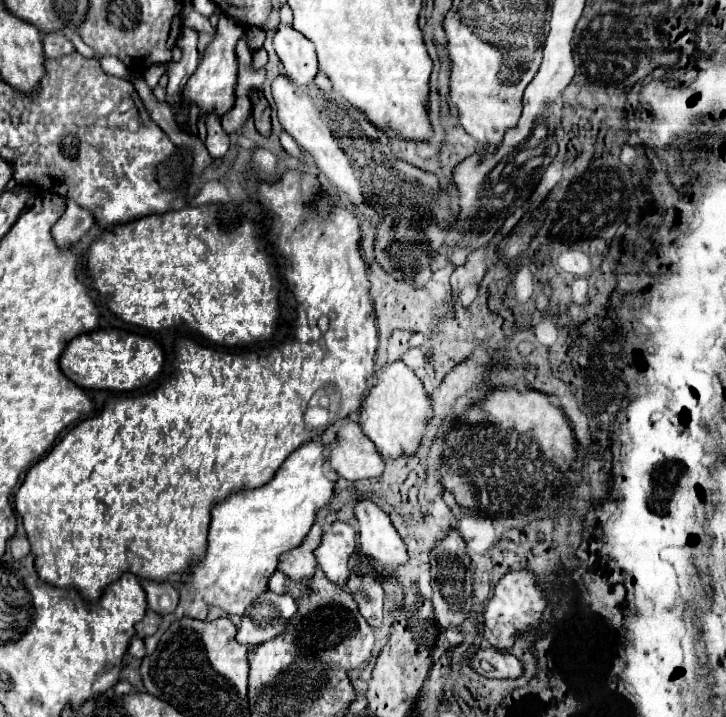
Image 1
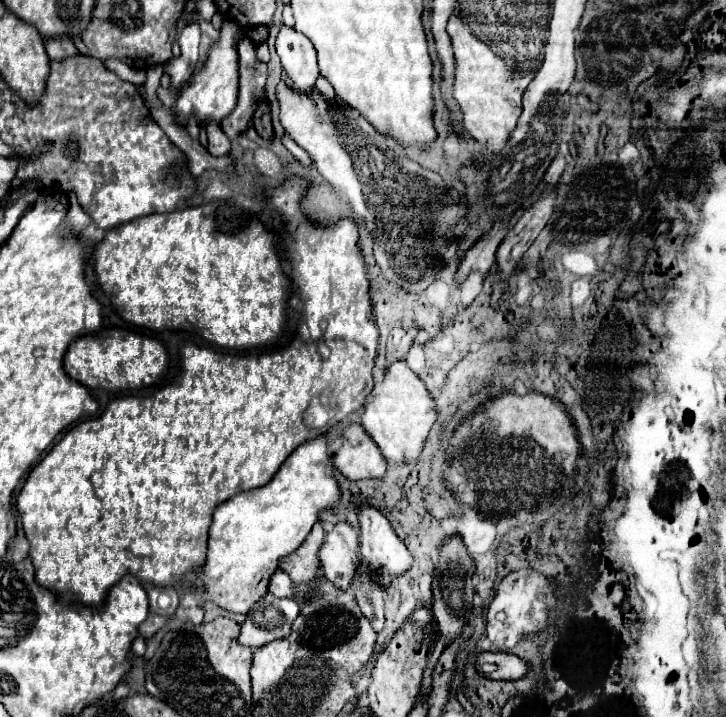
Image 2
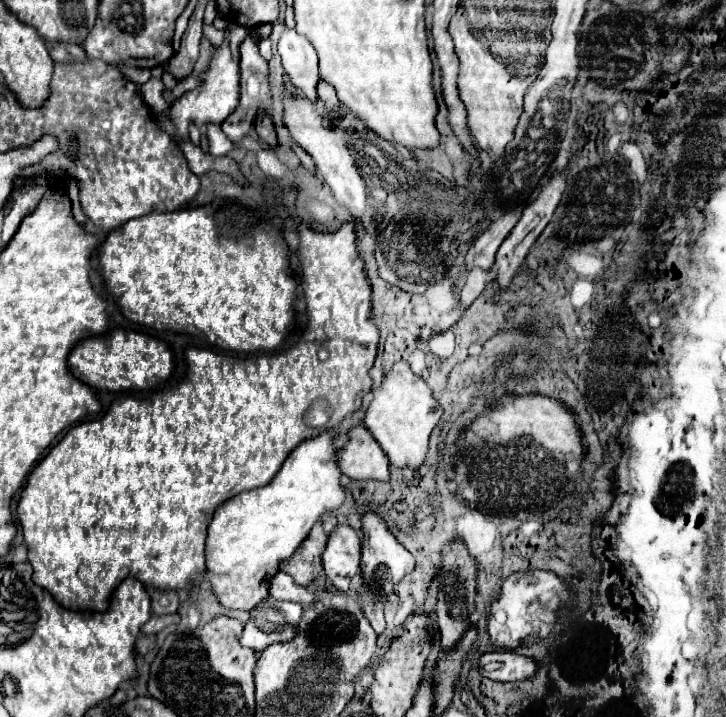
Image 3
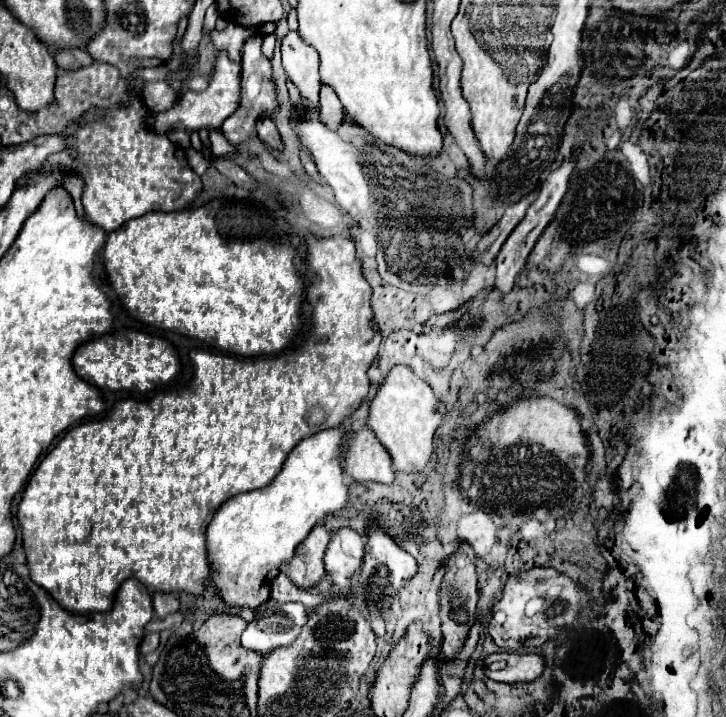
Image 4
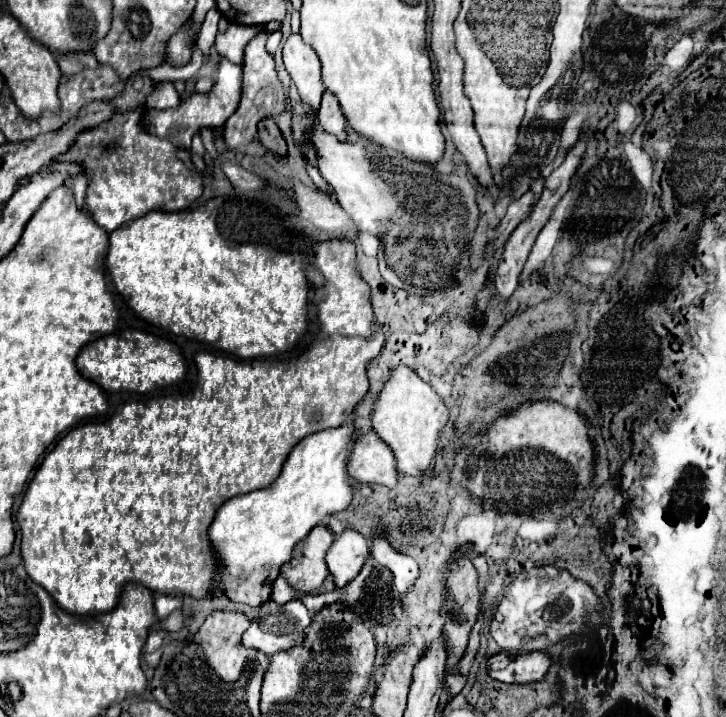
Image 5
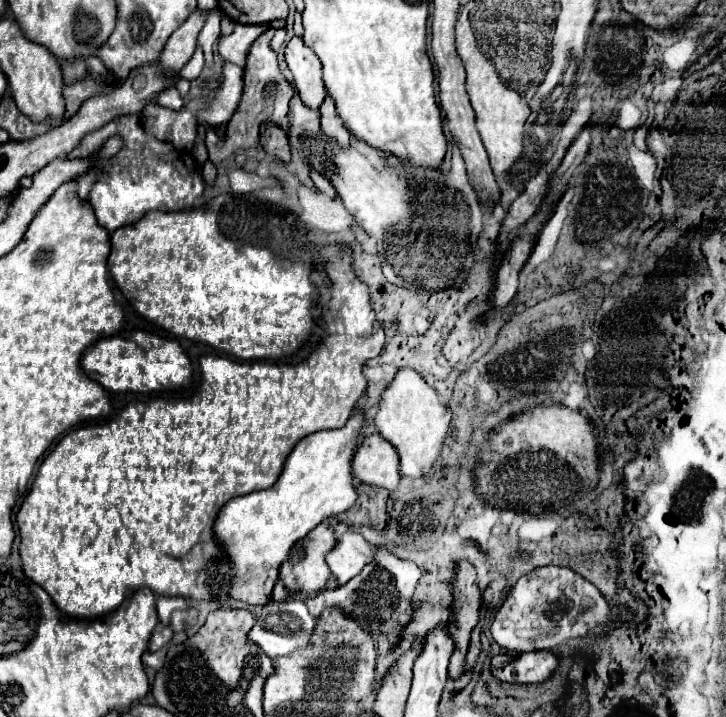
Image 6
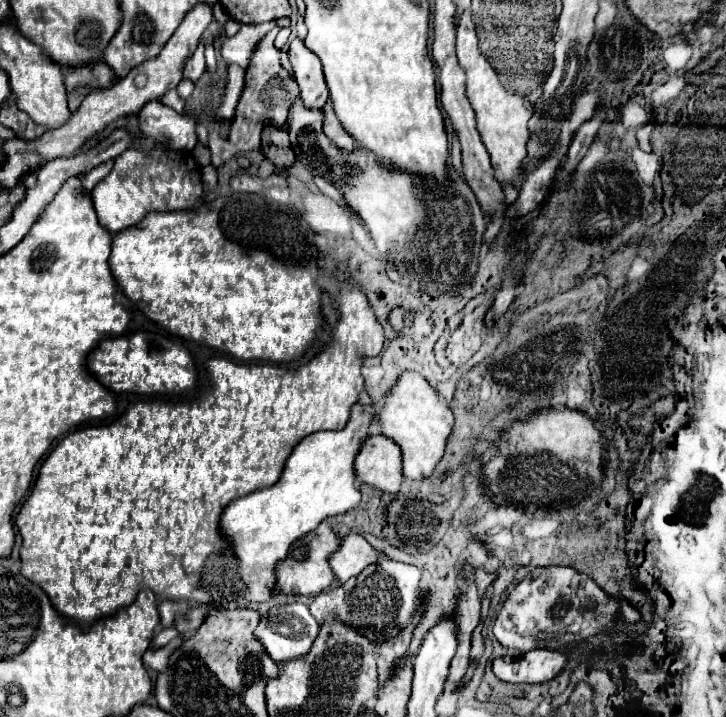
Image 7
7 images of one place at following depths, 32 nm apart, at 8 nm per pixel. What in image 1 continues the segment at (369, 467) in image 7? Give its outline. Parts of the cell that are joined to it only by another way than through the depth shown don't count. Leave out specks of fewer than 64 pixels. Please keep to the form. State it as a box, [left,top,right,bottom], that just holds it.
[328,422,384,480]

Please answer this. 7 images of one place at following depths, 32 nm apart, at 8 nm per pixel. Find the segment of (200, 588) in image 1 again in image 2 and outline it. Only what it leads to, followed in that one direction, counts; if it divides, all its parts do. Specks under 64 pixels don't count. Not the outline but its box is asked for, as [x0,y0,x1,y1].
[168,434,342,628]

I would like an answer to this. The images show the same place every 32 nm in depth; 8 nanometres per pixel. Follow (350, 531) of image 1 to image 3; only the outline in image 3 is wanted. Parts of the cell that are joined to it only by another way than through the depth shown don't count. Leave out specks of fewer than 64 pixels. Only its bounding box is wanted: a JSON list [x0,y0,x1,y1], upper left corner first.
[322,524,362,592]

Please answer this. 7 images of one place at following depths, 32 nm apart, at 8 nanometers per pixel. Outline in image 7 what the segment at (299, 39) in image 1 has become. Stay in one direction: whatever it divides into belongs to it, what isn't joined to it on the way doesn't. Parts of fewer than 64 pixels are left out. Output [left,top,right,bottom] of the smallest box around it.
[290,40,330,110]

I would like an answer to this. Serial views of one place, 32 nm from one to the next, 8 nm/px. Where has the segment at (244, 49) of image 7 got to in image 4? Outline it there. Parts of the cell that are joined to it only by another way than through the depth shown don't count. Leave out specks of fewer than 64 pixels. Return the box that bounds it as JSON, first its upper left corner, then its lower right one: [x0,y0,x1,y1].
[212,24,256,63]

